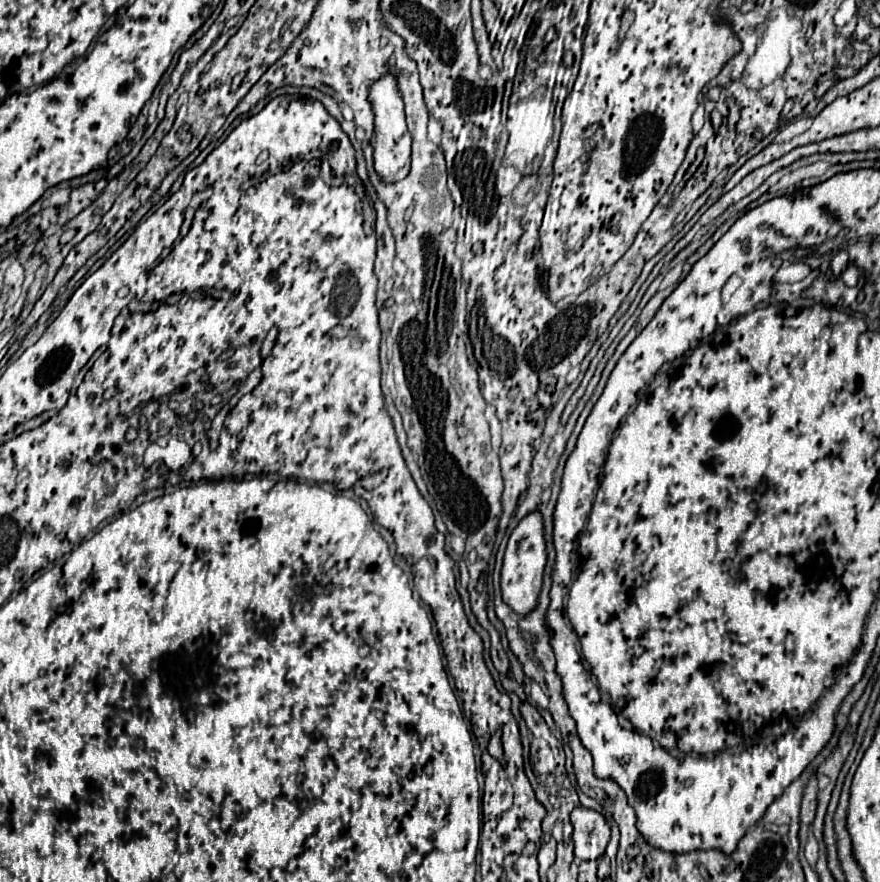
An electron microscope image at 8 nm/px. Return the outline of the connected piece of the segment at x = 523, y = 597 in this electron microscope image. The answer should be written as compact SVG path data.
M529 514L529 518L525 518L525 522L519 522L511 534L503 558L503 570L501 570L503 600L517 614L527 616L537 608L545 564L547 564L547 550L545 550L545 536L543 536L543 520L541 514Z

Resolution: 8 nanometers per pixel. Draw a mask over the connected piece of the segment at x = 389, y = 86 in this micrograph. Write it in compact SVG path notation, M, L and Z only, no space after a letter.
M387 72L369 88L369 102L375 112L375 170L385 182L397 182L409 174L411 134L405 122L405 104L397 86L397 76Z

